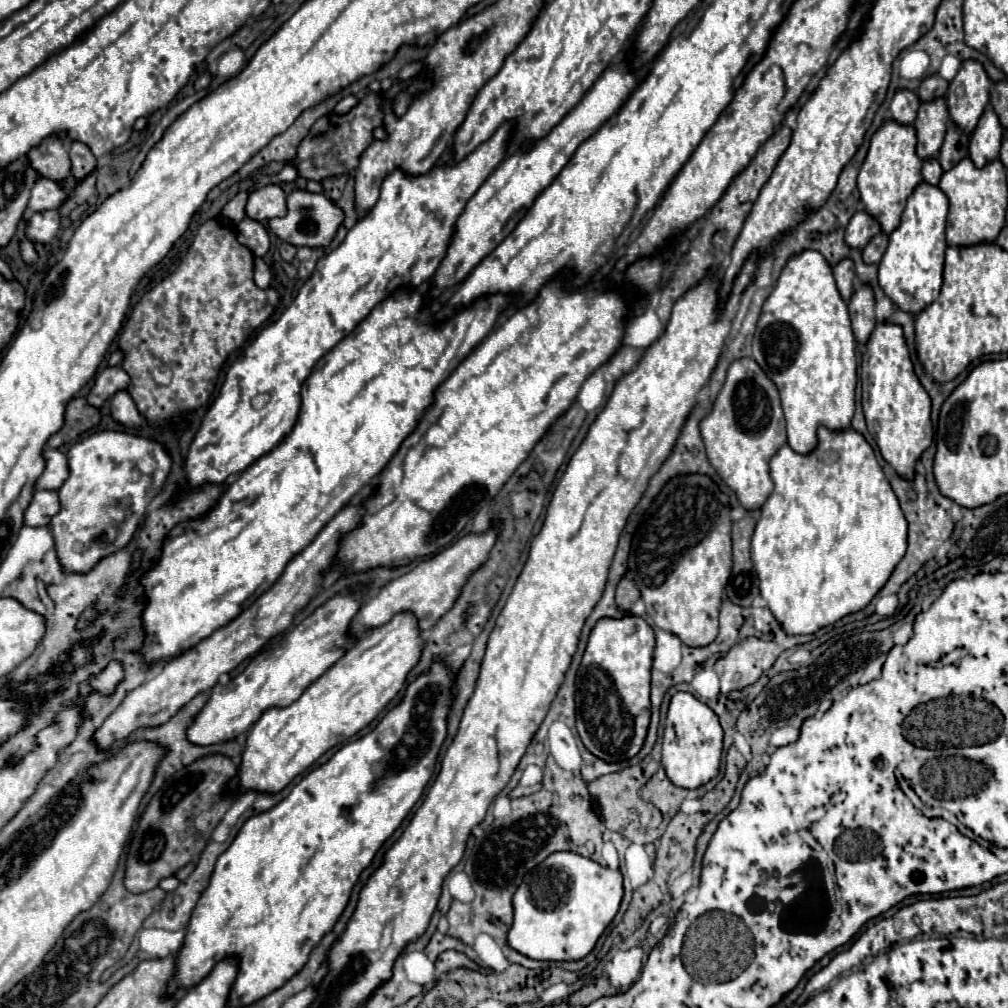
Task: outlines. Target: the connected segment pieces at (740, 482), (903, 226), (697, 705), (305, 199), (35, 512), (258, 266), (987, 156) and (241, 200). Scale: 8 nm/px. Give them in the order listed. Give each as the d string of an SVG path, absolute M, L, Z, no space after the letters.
M754 358L734 360L728 368L726 382L714 400L708 416L700 422L708 460L720 478L732 488L746 510L760 508L772 492L768 470L770 458L786 442L786 420L774 382L758 368Z
M922 182L908 198L900 218L900 226L890 234L888 248L878 264L878 282L886 292L886 296L900 310L918 314L940 294L944 250L948 246L944 236L946 214L948 214L946 194L938 186Z
M676 692L668 706L662 738L662 766L666 776L680 788L698 788L712 780L720 768L722 728L718 716L688 692Z
M294 190L288 196L286 216L284 218L272 218L268 222L268 226L278 238L282 238L288 244L318 248L318 246L328 246L332 242L338 226L342 224L342 218L344 218L342 210L326 194L310 194L306 190Z
M36 490L34 498L24 514L26 526L46 526L60 510L60 498L54 490Z
M262 258L254 260L254 282L258 284L258 288L268 288L272 281L272 273L269 266Z
M988 106L986 112L982 114L982 120L978 122L978 128L974 128L972 138L970 138L970 158L978 168L986 166L988 162L998 158L1002 132L1004 132L1004 128L1002 128L994 108Z
M238 192L222 210L220 216L224 216L226 220L230 220L232 224L238 224L244 218L244 204L246 204L248 192Z

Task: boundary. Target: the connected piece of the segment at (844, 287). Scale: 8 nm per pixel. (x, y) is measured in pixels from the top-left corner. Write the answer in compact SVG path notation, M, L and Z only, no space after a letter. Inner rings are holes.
M842 258L838 264L834 264L834 278L836 286L842 294L842 298L848 302L854 292L854 262L850 258Z

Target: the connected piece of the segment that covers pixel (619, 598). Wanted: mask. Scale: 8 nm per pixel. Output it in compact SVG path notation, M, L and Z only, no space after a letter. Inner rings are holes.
M624 576L624 578L618 582L618 586L616 586L616 604L618 604L618 608L624 610L624 612L628 612L638 598L640 598L638 588L634 586L634 582L632 582L630 578Z

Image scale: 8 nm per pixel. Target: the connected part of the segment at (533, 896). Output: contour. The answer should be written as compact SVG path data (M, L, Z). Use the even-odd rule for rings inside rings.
M554 852L530 870L514 892L514 922L508 944L534 960L580 960L616 916L622 894L622 874L618 870L600 866L576 852Z

